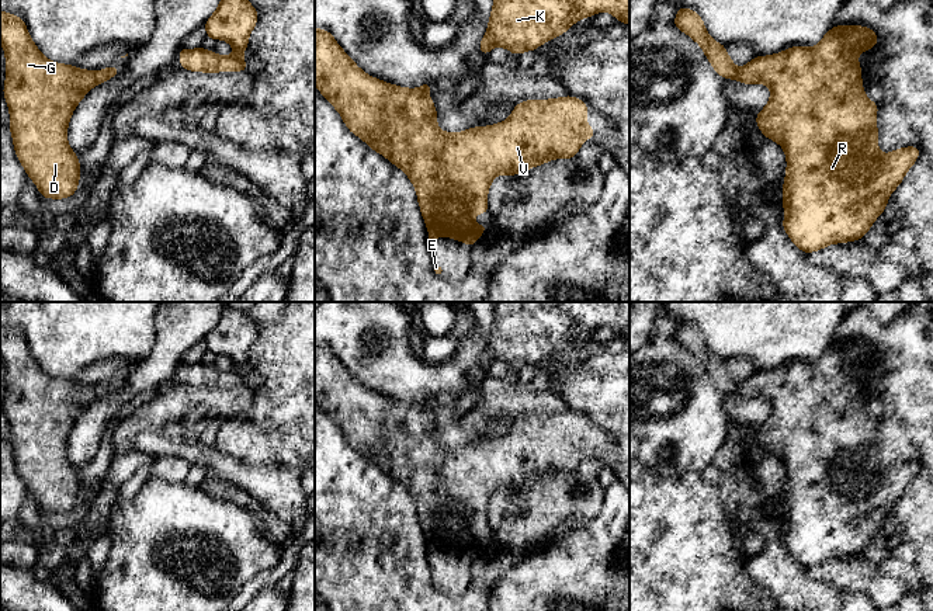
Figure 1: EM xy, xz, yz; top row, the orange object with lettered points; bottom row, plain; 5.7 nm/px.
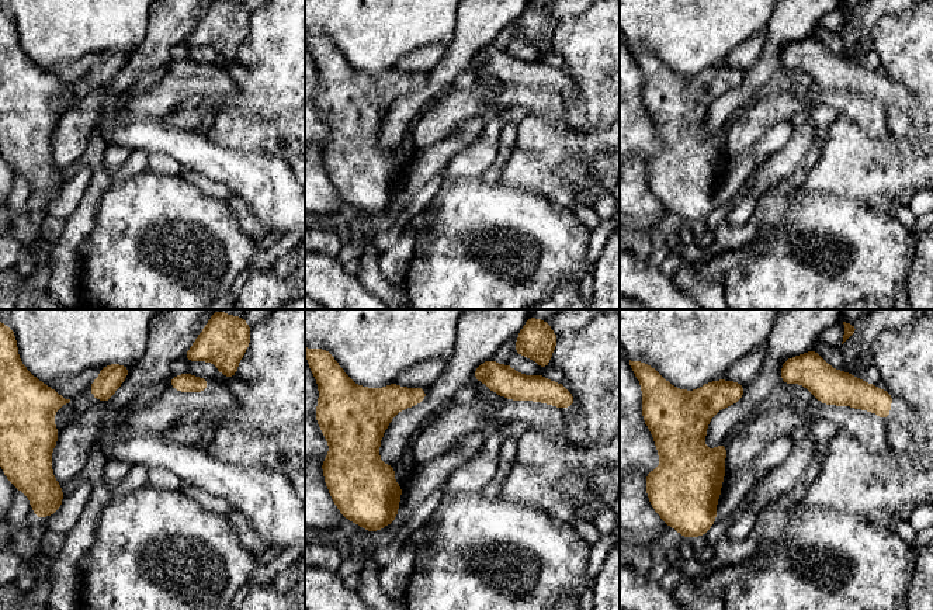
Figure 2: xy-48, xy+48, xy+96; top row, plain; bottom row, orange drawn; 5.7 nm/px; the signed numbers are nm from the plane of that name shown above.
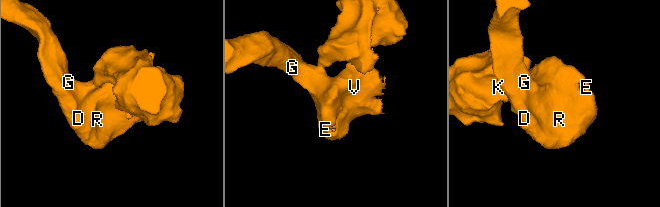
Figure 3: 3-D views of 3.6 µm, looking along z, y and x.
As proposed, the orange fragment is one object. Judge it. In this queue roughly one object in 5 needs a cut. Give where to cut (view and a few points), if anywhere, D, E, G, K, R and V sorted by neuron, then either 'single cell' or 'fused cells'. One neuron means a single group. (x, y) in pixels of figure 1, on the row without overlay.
no cut; D E G K R V; single cell

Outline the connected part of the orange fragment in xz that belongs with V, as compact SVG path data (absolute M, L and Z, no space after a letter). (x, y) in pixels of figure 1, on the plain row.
M315 343L315 399L339 426L350 447L406 487L416 503L427 539L430 566L433 553L443 551L461 555L472 563L489 544L475 539L472 531L489 525L488 504L497 489L510 492L556 472L573 473L583 454L596 451L586 437L586 416L572 410L527 414L518 417L500 438L447 448L436 440L438 428L433 413L426 409L433 402L429 395L420 403L405 403L371 392L353 376L329 346L320 343Z

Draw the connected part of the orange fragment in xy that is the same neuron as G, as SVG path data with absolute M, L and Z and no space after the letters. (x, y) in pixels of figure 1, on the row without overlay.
M0 326L0 358L7 383L3 407L10 424L8 442L17 472L42 513L72 511L81 487L77 468L70 464L66 451L72 427L89 405L119 389L121 382L105 381L97 386L51 376L32 357L24 334L7 326Z

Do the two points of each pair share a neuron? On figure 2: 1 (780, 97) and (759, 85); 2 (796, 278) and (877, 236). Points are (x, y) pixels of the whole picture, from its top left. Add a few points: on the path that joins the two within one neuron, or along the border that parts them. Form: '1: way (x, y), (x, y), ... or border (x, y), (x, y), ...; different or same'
1: border (766, 92), (760, 97); different
2: way (819, 278), (828, 283), (843, 283), (859, 260); same

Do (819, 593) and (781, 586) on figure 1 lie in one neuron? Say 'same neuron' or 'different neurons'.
same neuron

